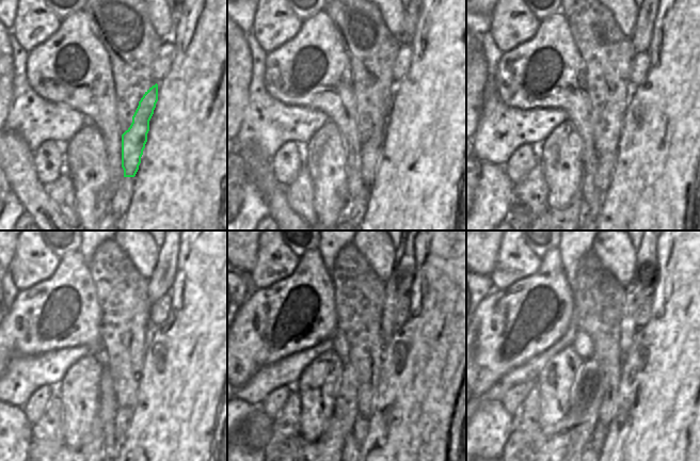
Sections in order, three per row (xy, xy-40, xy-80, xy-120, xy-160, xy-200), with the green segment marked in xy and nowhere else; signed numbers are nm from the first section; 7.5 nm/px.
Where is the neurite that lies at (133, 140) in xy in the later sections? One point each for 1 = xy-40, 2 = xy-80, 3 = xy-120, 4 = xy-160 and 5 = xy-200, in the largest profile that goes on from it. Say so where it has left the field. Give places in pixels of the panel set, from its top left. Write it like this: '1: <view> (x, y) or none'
1: xy-40 (370, 150)
2: xy-80 (606, 162)
3: xy-120 (123, 417)
4: xy-160 (361, 428)
5: xy-200 (599, 435)

